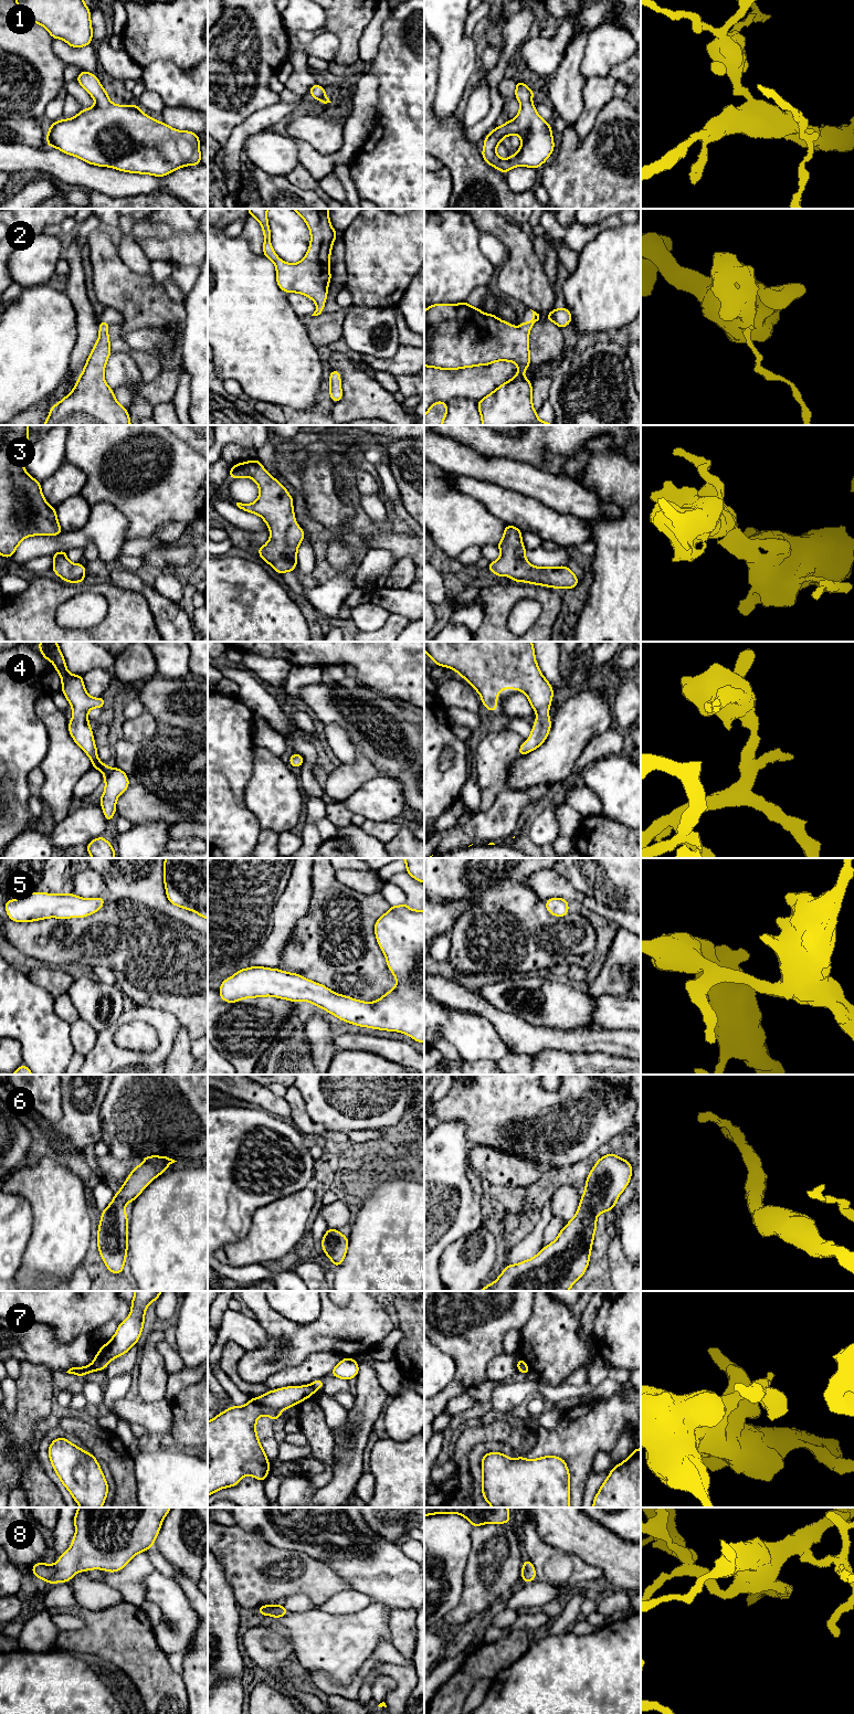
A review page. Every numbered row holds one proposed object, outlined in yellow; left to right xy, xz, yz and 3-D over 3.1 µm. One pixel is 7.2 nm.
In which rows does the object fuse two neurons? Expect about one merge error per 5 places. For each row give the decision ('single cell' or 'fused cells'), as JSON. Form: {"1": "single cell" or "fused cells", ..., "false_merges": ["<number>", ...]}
{"1": "single cell", "2": "single cell", "3": "single cell", "4": "single cell", "5": "single cell", "6": "single cell", "7": "fused cells", "8": "single cell", "false_merges": ["7"]}

